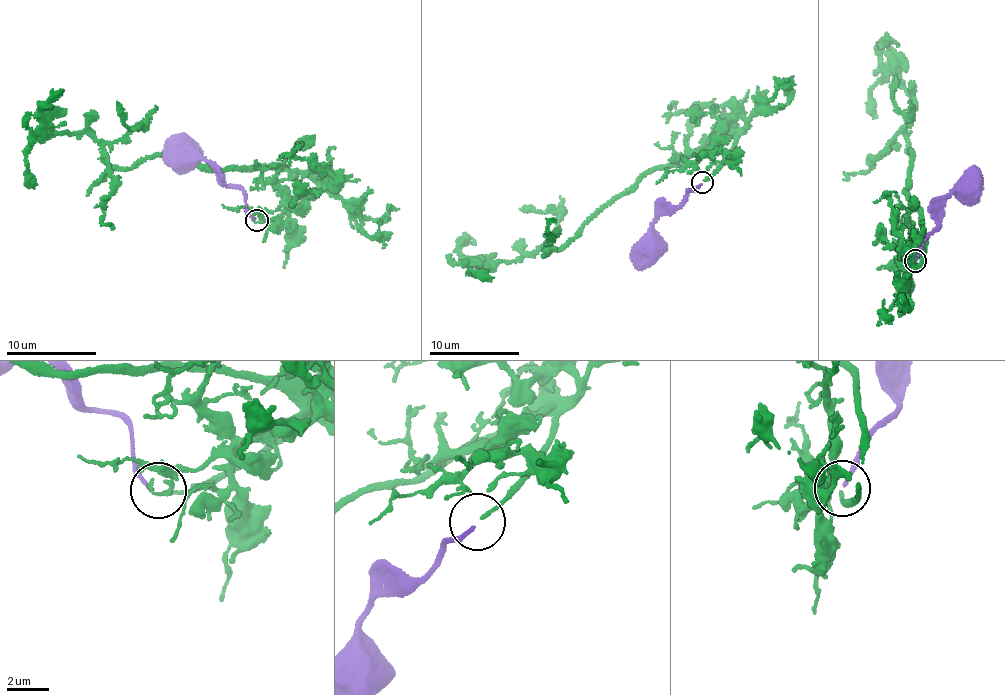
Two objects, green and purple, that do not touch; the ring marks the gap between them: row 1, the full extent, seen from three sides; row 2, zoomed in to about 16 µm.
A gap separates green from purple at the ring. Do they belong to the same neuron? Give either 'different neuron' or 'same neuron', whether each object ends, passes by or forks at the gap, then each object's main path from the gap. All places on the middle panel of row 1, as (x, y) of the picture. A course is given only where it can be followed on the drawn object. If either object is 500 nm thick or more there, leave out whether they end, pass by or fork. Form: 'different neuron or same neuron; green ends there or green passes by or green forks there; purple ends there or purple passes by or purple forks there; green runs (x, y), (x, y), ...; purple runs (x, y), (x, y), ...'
same neuron; green ends there; purple ends there; green runs (703, 180), (727, 160), (732, 135), (641, 175), (563, 246), (544, 246), (469, 271), (491, 277); purple runs (701, 184), (688, 193), (681, 204), (656, 217), (646, 243)

